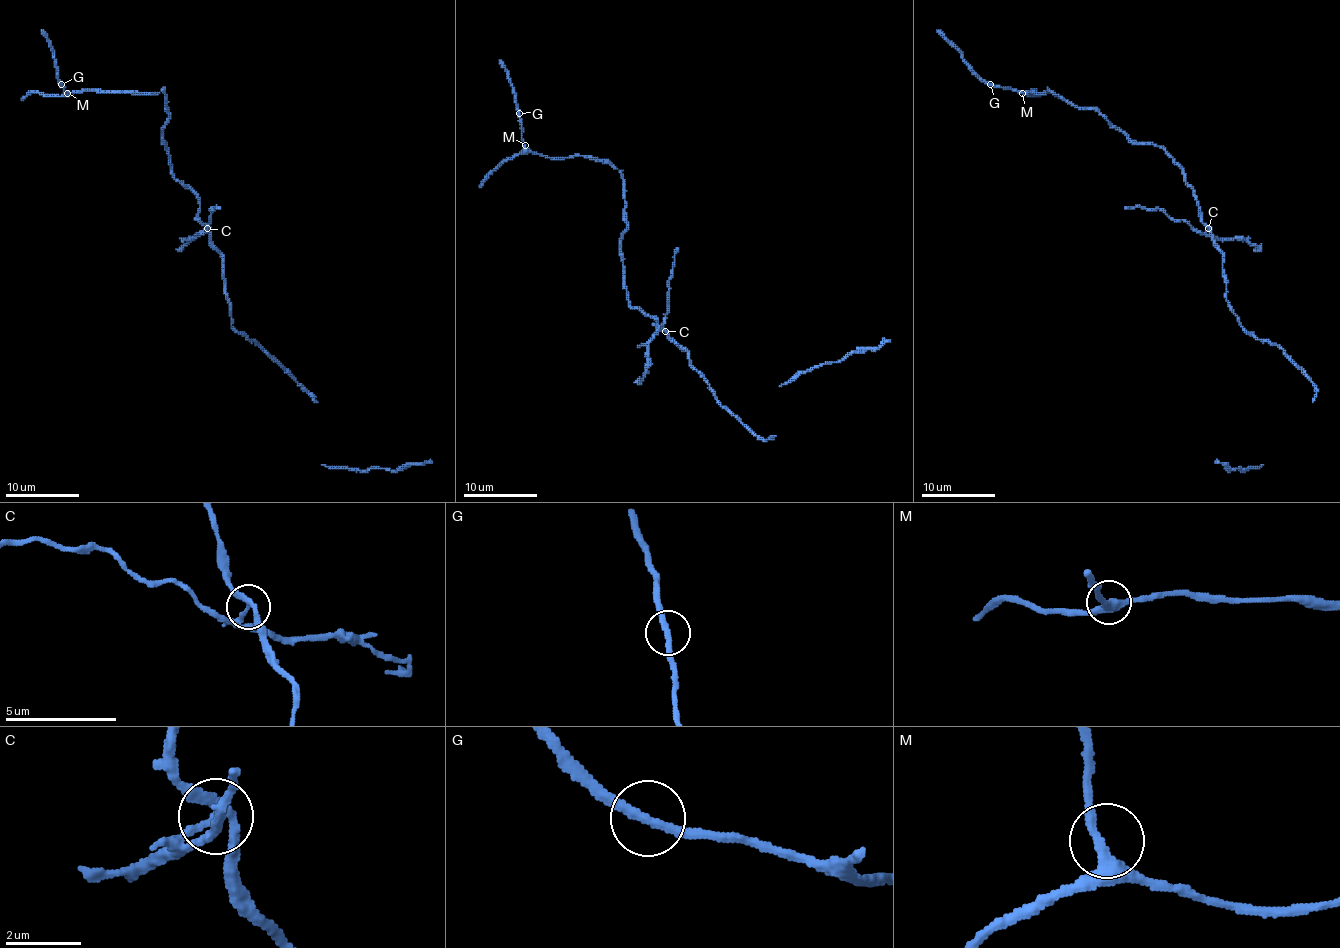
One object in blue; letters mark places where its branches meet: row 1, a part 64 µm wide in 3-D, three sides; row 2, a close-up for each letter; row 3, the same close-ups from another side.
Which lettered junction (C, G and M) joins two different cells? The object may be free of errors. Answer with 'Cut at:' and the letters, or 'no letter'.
Cut at: C

